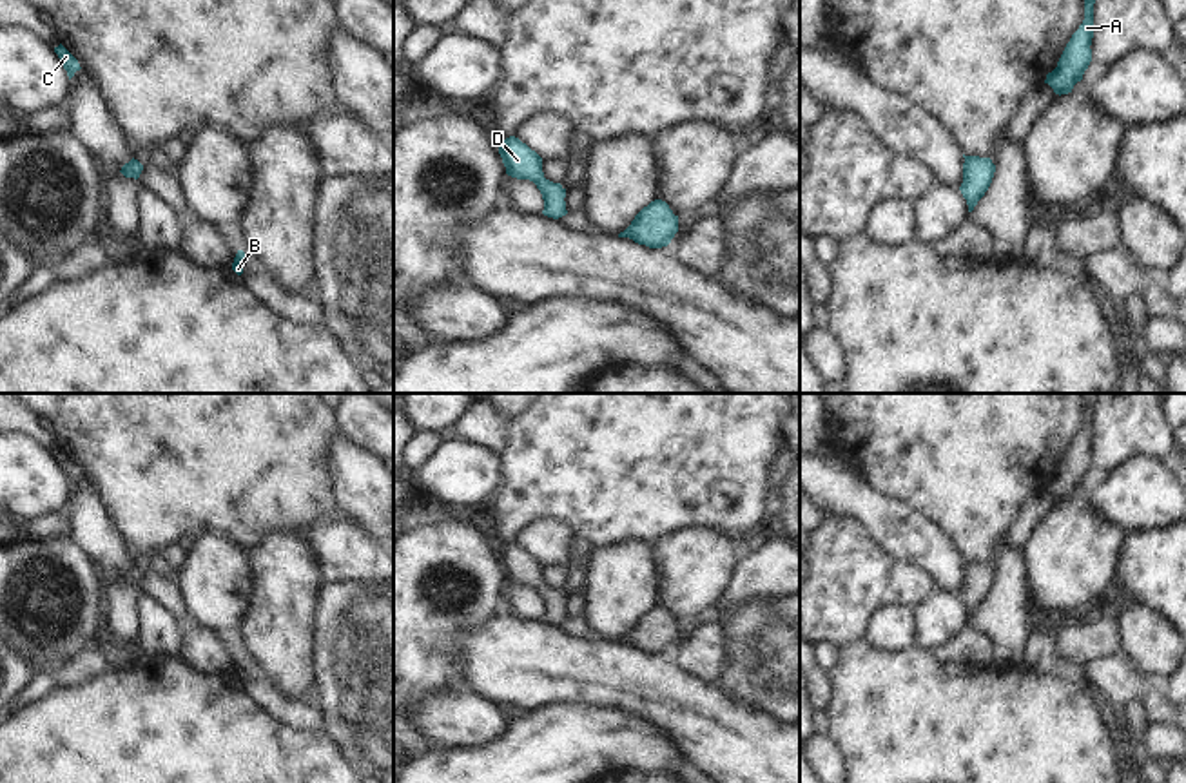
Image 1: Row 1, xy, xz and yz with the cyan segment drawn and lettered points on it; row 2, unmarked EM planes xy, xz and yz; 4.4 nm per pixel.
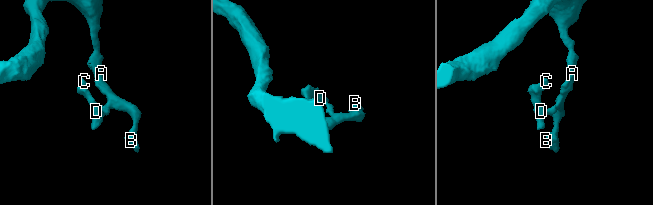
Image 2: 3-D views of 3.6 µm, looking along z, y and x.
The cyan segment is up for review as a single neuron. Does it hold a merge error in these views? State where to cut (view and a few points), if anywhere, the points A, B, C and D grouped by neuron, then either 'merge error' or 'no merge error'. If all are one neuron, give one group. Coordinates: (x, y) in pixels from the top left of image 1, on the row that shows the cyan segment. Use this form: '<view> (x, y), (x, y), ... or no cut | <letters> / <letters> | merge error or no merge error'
no cut | A B C D | no merge error

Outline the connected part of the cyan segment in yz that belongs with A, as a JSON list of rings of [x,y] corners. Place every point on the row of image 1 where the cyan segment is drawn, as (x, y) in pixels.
[[[1084,0],[1083,24],[1066,44],[1057,67],[1046,74],[1045,83],[1059,96],[1072,92],[1074,85],[1083,80],[1083,74],[1092,62],[1094,4],[1095,0]]]

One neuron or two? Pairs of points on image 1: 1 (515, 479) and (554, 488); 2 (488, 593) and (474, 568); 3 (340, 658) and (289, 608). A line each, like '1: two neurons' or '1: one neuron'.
1: one neuron
2: one neuron
3: two neurons

